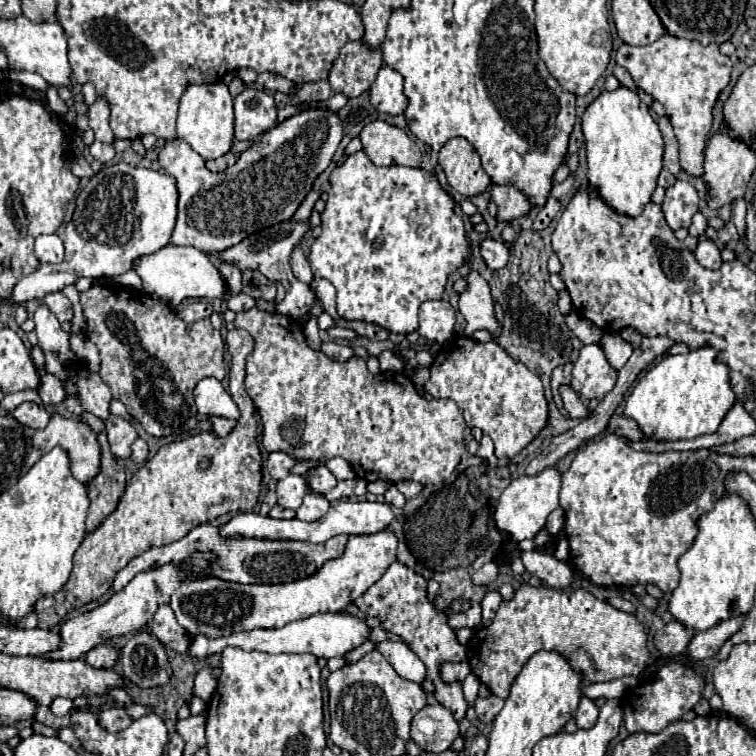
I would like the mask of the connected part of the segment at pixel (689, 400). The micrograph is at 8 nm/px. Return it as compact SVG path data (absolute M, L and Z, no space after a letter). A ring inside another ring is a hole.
M711 346L687 354L667 356L657 362L633 388L625 400L625 416L637 422L651 440L687 440L713 434L723 416L735 404L729 384L729 368L715 362L717 350Z

